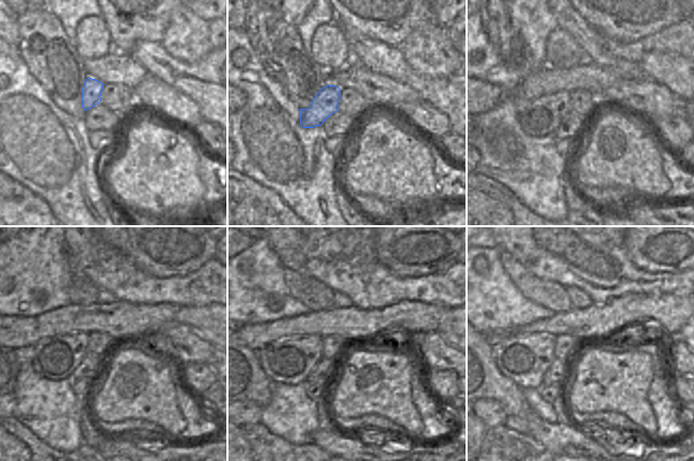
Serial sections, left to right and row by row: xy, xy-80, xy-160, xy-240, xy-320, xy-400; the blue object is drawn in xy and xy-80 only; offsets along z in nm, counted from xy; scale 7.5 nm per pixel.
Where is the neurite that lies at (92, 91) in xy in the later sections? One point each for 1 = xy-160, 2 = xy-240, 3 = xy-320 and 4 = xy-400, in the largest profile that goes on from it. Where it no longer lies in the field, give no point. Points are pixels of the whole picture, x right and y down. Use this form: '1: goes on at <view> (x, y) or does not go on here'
1: goes on at xy-160 (541, 116)
2: goes on at xy-240 (56, 358)
3: goes on at xy-320 (289, 360)
4: goes on at xy-400 (523, 359)

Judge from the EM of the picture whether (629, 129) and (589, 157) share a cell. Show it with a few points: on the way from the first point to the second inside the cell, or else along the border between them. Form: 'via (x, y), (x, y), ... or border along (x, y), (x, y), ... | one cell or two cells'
via (629, 144), (622, 158), (614, 162), (604, 161) | one cell

